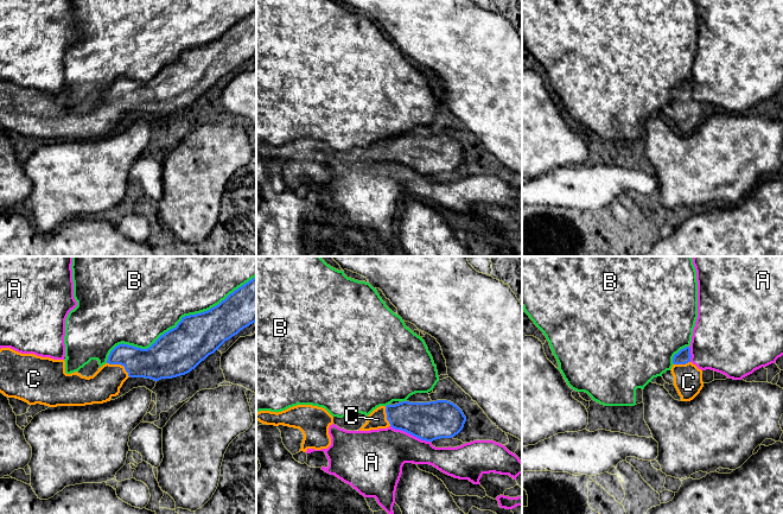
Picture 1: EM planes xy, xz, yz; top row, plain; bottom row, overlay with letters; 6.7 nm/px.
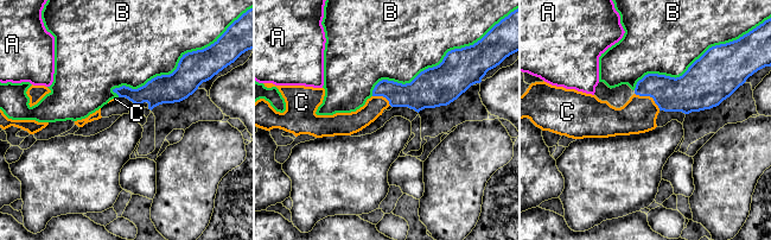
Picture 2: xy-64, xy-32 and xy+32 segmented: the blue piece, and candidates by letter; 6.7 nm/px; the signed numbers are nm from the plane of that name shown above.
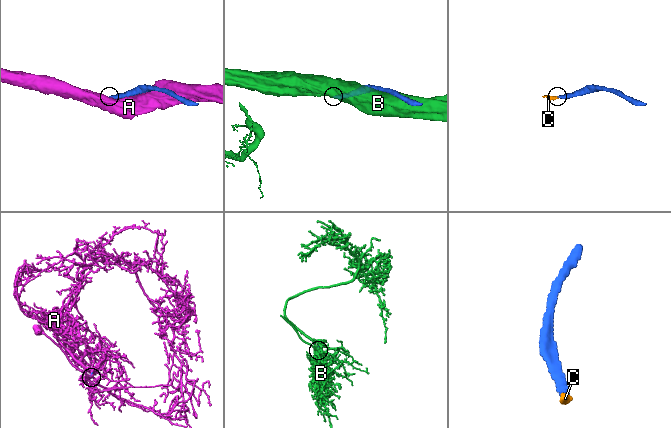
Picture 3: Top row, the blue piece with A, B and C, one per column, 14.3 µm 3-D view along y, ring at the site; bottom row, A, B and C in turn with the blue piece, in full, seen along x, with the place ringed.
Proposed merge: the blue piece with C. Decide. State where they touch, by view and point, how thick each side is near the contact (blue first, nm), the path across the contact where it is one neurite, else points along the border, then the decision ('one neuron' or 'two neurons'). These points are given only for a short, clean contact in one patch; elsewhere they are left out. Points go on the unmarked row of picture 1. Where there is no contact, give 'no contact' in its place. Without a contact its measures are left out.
contact xy (120, 97); calibres 240 and 200 nm; way xy (157, 96), (120, 97), (106, 116); one neuron

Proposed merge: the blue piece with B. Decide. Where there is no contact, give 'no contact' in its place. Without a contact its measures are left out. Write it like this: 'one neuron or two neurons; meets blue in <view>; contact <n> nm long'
two neurons; meets blue in xy; contact 1150 nm long

